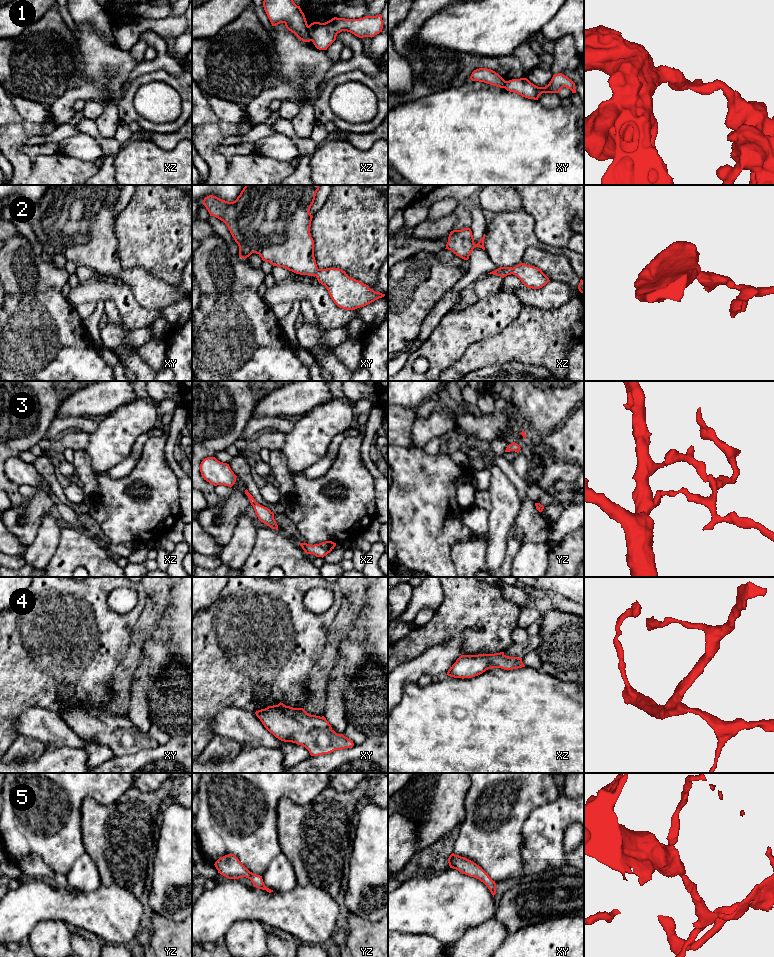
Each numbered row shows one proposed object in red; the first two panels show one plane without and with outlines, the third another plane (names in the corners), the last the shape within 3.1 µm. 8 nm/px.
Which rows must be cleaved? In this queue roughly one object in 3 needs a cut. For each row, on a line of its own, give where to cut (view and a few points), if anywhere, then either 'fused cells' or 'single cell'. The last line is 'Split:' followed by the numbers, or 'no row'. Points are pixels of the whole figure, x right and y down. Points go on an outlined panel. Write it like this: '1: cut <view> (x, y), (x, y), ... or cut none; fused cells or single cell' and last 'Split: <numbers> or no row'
1: cut xz (307, 26), (311, 40); fused cells
2: cut none; single cell
3: cut none; single cell
4: cut none; single cell
5: cut none; single cell
Split: 1

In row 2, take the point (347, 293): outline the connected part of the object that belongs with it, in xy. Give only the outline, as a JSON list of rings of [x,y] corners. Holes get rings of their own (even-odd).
[[[245,185],[233,202],[209,195],[203,205],[210,216],[223,221],[239,246],[243,259],[252,253],[259,254],[263,261],[273,266],[284,267],[300,275],[315,276],[324,285],[334,303],[346,310],[364,307],[385,294],[375,292],[368,285],[349,277],[338,268],[319,269],[314,257],[314,240],[310,227],[313,216],[310,208],[320,185]]]

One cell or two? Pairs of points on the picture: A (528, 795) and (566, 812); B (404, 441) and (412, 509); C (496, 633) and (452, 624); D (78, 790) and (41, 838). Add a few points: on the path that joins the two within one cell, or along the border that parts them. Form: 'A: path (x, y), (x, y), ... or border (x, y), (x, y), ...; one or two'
A: border (561, 793), (555, 799), (537, 806), (527, 817); two
B: border (398, 445), (404, 448), (412, 448); two
C: path (485, 625), (483, 623), (463, 623); one
D: path (66, 802), (42, 826); one

